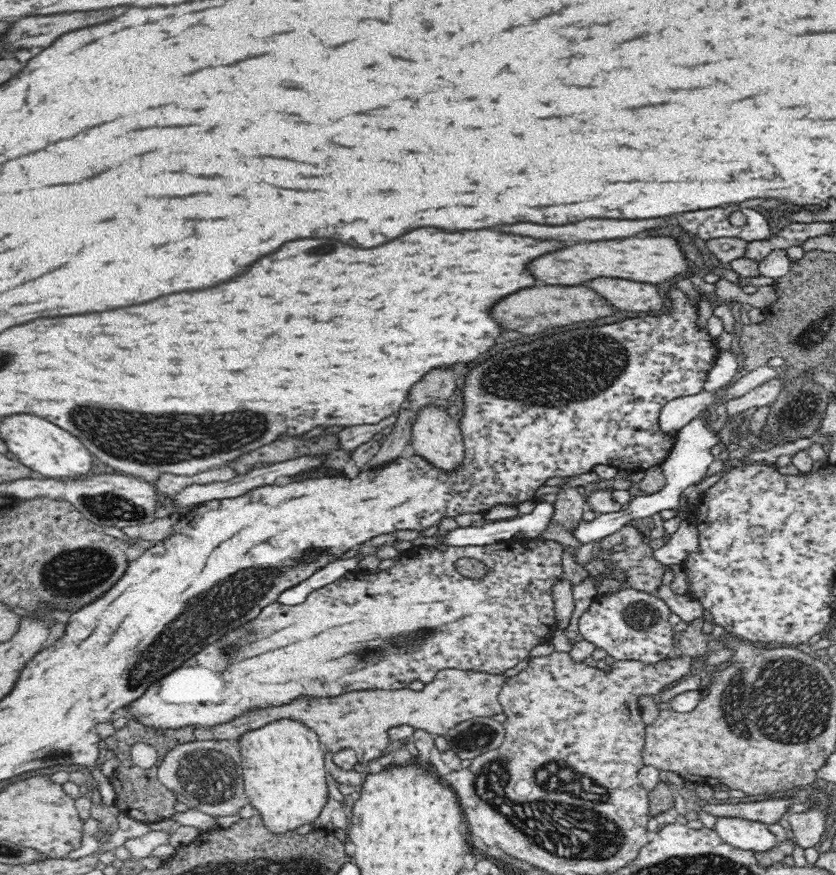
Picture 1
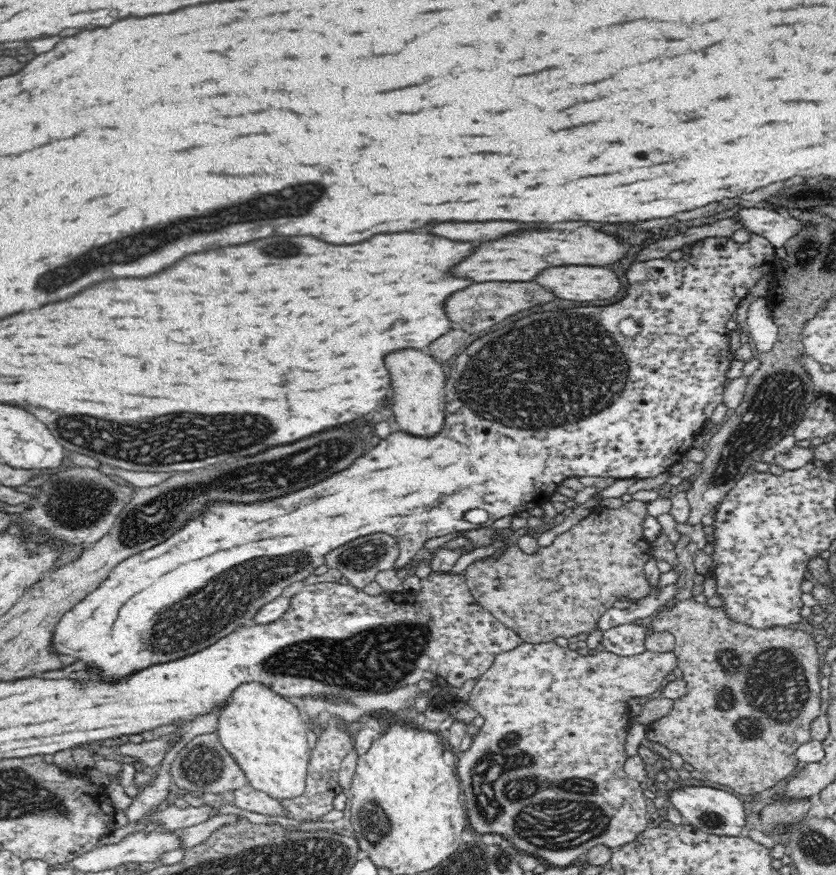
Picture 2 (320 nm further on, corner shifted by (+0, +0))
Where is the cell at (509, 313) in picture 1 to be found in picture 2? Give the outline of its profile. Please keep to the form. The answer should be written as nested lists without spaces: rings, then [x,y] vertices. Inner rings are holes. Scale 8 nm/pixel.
[[[486,282],[486,284],[472,284],[468,288],[458,290],[456,294],[450,294],[446,298],[444,312],[456,324],[455,328],[471,333],[473,336],[479,335],[484,330],[492,328],[494,324],[500,324],[508,316],[514,316],[522,310],[528,310],[532,306],[555,300],[554,294],[546,292],[542,286],[534,282]]]

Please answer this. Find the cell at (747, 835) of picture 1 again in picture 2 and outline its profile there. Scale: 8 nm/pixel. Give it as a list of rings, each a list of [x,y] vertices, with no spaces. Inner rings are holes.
[[[686,786],[669,791],[668,799],[683,816],[684,823],[695,826],[708,834],[718,836],[738,836],[748,828],[744,805],[736,796],[707,786]]]

